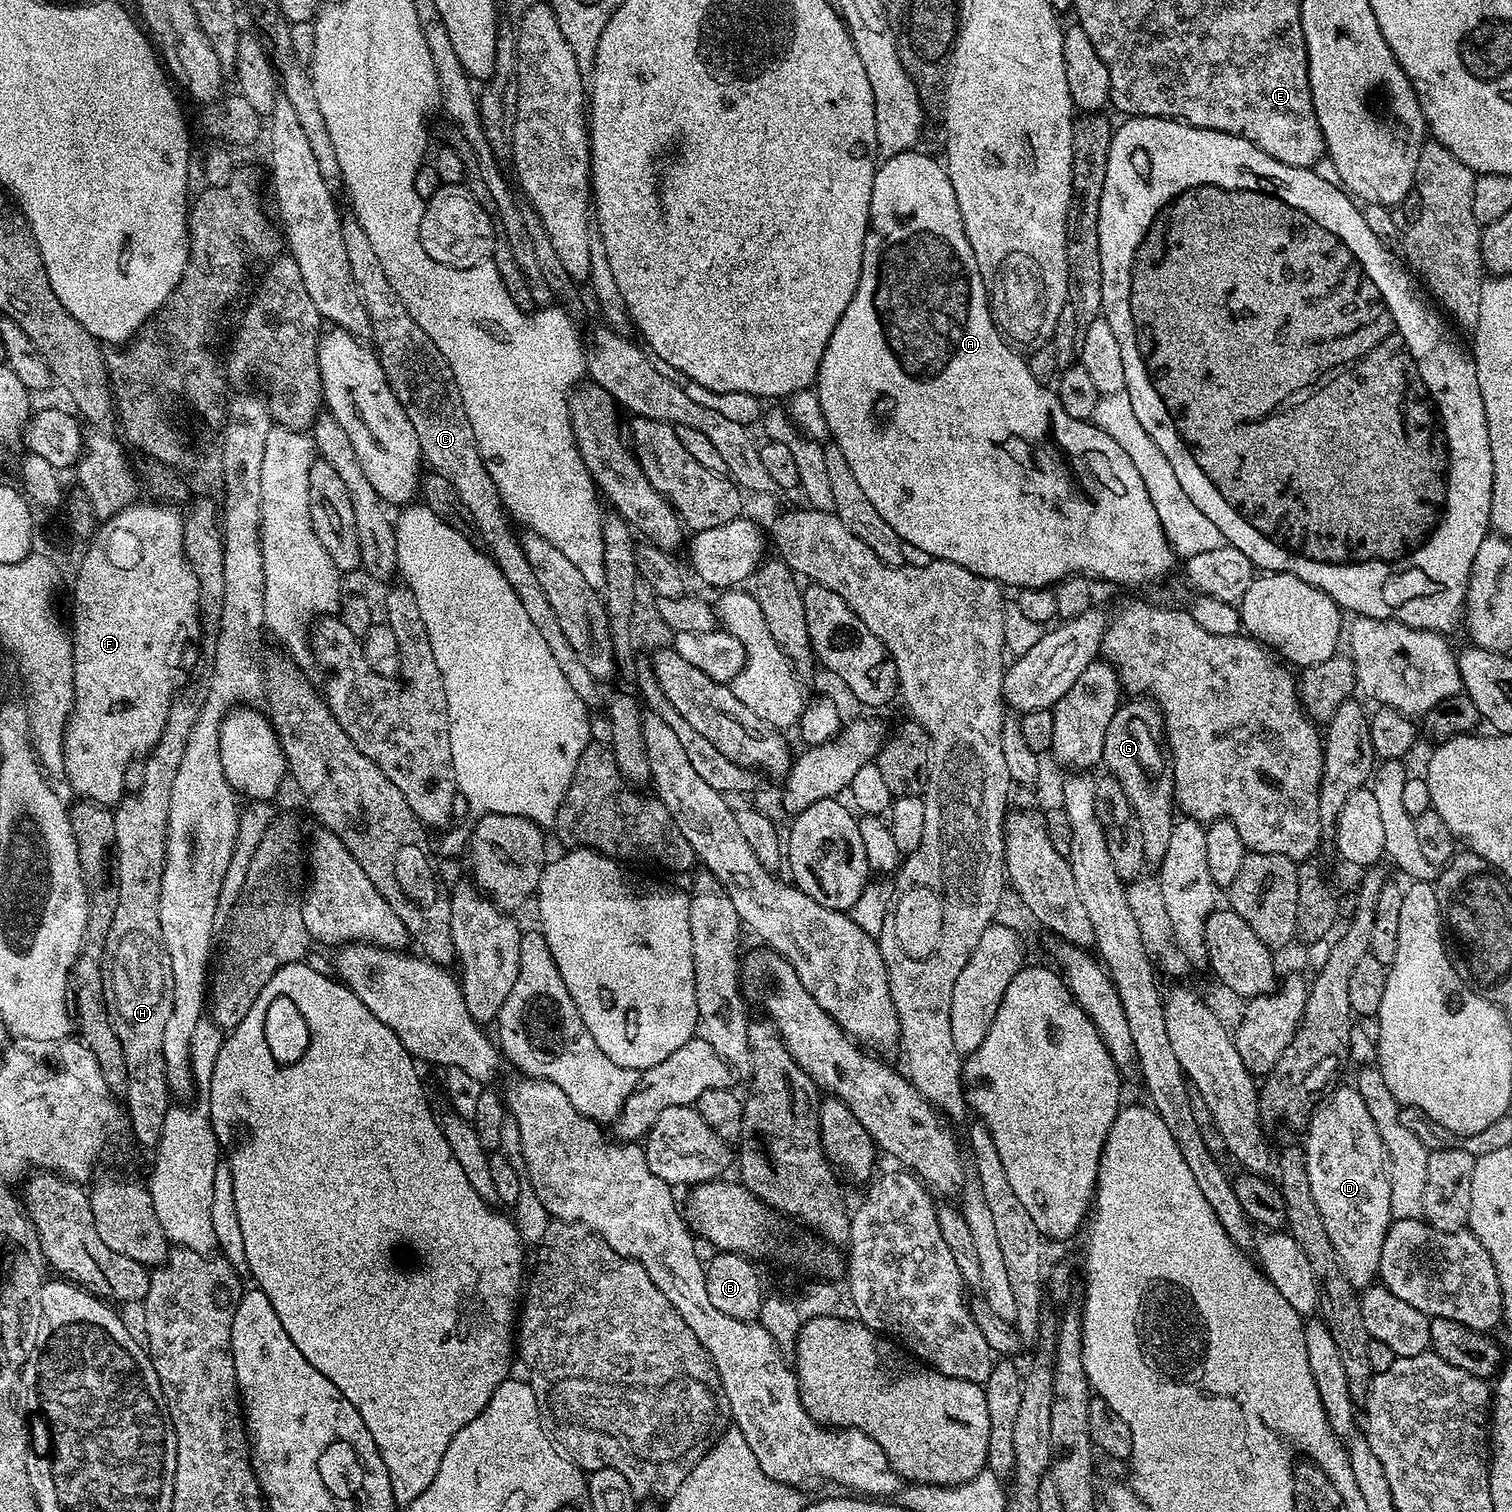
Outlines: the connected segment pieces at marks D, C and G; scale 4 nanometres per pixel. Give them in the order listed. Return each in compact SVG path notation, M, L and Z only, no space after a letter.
M1354 1086L1333 1087L1308 1117L1304 1134L1302 1147L1306 1158L1306 1174L1310 1174L1310 1191L1318 1205L1318 1214L1322 1214L1322 1226L1326 1226L1326 1235L1330 1238L1330 1246L1334 1246L1340 1269L1344 1271L1353 1288L1363 1290L1377 1279L1382 1258L1382 1242L1394 1219L1390 1210L1388 1161L1380 1131L1378 1126L1374 1126L1369 1101Z
M354 218L341 219L340 226L342 242L346 245L346 259L350 261L350 274L354 274L354 286L358 286L362 306L370 318L371 343L374 345L374 351L380 360L382 370L386 374L386 382L390 382L390 390L394 390L398 402L402 402L402 410L406 410L406 418L410 418L410 426L414 426L414 434L418 434L421 457L431 471L440 472L443 476L448 476L450 482L454 482L454 490L458 490L458 498L462 498L462 502L466 502L470 510L475 531L477 533L480 531L480 536L484 539L483 547L491 556L492 563L502 570L506 582L510 582L514 594L518 594L530 622L534 622L546 646L550 646L550 654L554 654L554 662L558 662L558 667L562 670L566 682L570 682L574 694L578 694L578 698L582 698L585 704L595 705L595 700L600 696L599 690L596 689L599 688L598 681L590 674L590 670L586 670L586 666L582 666L578 654L574 654L574 646L566 642L566 634L562 634L562 626L558 626L558 618L554 615L550 601L546 599L542 586L538 586L538 578L534 578L534 570L520 545L520 536L512 530L514 526L504 507L504 498L500 495L498 486L492 480L492 475L488 473L484 460L480 457L480 447L476 444L476 436L472 433L472 428L468 425L464 415L459 391L439 350L436 349L431 338L418 326L418 322L410 318L406 306L402 306L394 286L390 286L386 278L386 270L382 270L382 262L378 262L378 254L374 254L374 246L370 246L370 238L366 238L366 230L362 230L362 226Z
M1132 698L1121 703L1114 718L1110 718L1102 754L1103 767L1108 767L1105 768L1107 775L1120 783L1122 790L1126 790L1126 798L1130 798L1130 806L1134 806L1138 826L1142 830L1145 865L1159 866L1166 858L1166 850L1170 850L1176 794L1164 738L1164 715L1160 709L1147 698Z

